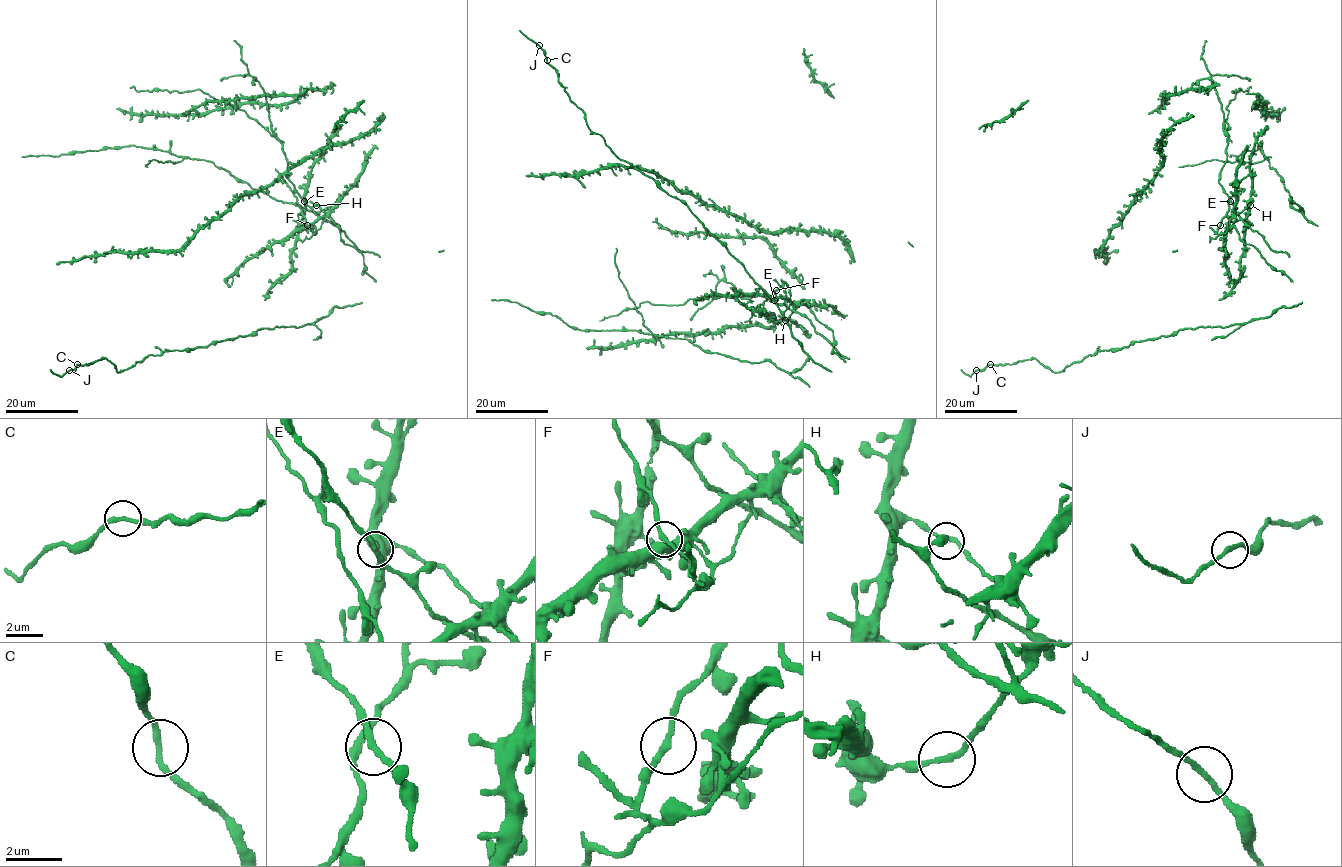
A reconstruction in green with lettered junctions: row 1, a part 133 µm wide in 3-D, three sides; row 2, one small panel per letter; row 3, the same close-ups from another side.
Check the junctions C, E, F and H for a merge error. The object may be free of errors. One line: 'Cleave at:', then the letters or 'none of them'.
Cleave at: none of them

